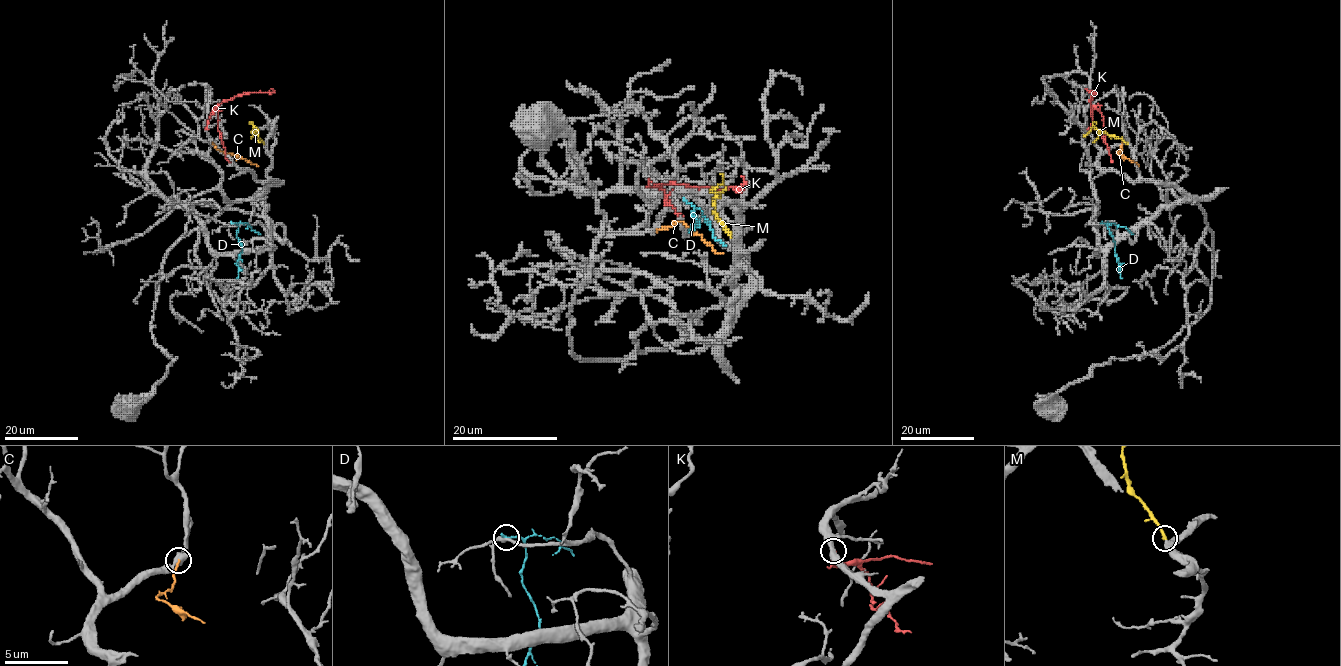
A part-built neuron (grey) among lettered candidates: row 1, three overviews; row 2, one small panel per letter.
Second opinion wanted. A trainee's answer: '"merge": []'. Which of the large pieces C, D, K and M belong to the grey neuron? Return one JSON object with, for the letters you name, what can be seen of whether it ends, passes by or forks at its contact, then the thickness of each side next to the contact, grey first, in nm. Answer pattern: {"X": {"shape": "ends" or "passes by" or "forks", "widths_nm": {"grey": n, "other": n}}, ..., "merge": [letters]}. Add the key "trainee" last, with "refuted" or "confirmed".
{"M": {"shape": "ends", "widths_nm": {"grey": 440, "other": 260}}, "merge": ["M"], "trainee": "refuted"}

